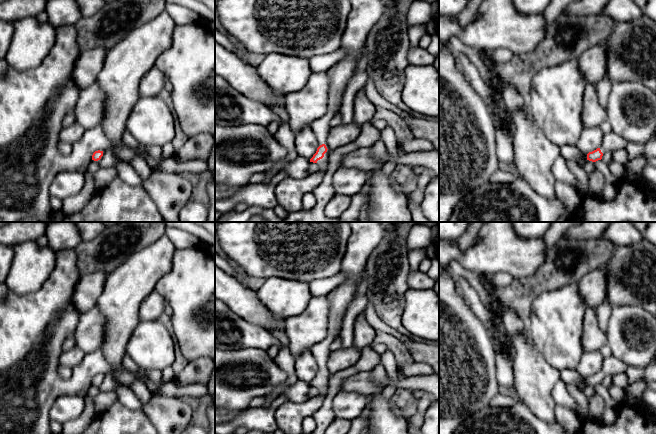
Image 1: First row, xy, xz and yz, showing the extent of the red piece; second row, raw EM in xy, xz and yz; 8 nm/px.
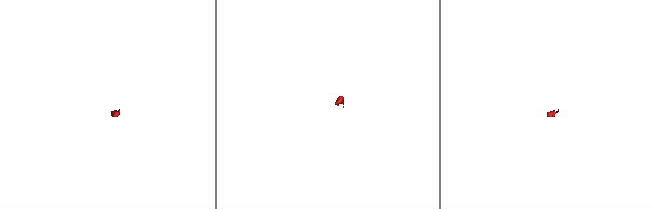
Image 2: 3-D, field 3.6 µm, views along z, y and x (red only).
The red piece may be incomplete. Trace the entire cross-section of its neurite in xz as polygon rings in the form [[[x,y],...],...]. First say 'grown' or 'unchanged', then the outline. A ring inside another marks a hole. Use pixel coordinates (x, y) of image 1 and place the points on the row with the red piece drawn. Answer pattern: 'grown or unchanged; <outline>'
grown; [[[382,0],[349,1],[351,10],[347,17],[347,26],[341,41],[341,48],[347,54],[327,71],[329,78],[327,112],[311,124],[311,128],[320,144],[316,153],[310,159],[310,162],[318,164],[317,172],[323,172],[327,169],[329,154],[325,143],[330,130],[330,121],[334,114],[339,111],[345,88],[356,70],[369,30],[380,19],[385,8]]]

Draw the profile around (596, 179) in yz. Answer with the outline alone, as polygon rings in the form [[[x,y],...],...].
[[[595,169],[591,173],[588,173],[587,177],[589,180],[590,190],[593,194],[600,194],[605,185],[604,175],[598,169]]]

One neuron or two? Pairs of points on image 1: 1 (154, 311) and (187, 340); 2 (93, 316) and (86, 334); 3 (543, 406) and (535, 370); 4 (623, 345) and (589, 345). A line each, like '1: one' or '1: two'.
1: two
2: one
3: one
4: two

